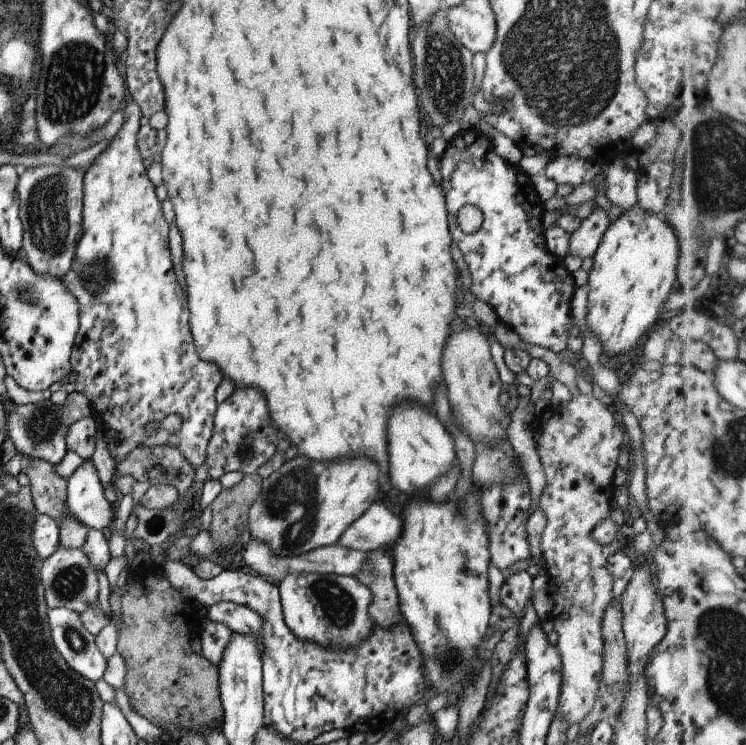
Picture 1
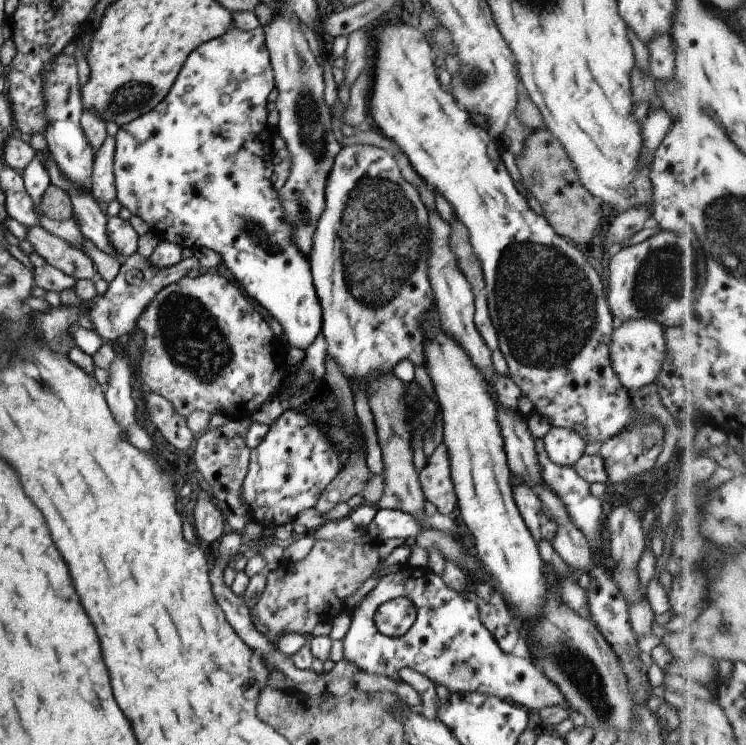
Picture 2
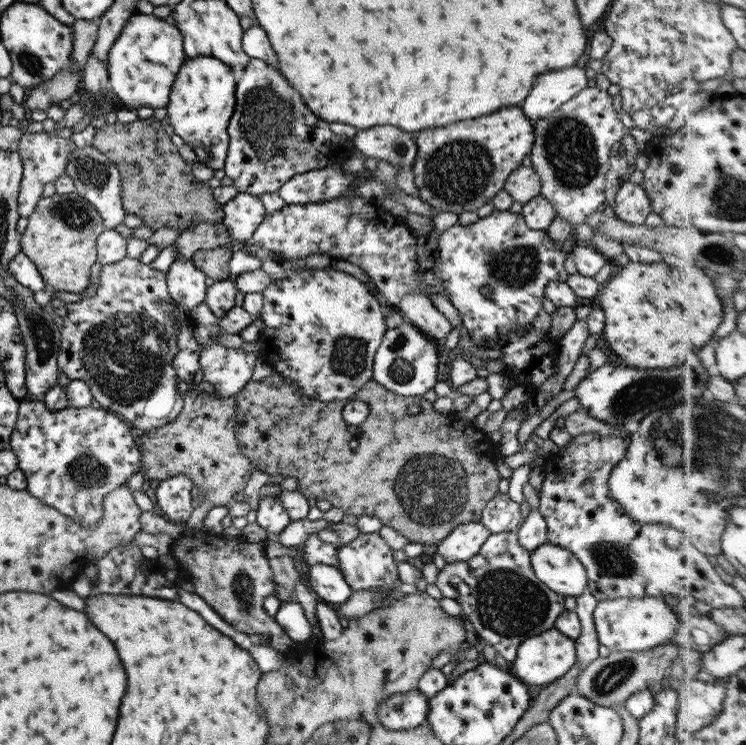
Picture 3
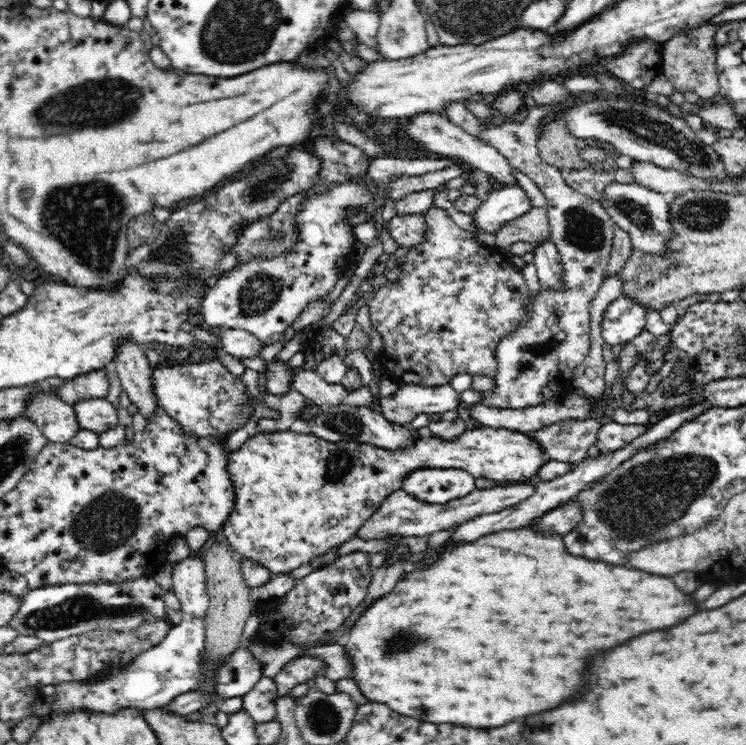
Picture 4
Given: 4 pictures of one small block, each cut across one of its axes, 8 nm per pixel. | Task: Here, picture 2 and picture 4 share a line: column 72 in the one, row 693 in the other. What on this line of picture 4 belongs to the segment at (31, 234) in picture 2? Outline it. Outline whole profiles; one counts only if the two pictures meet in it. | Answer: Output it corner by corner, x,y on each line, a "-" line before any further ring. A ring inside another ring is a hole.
262,677
258,684
242,696
243,709
257,722
272,722
278,718
275,705
278,698
278,687
273,678

